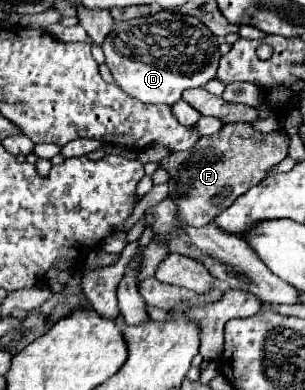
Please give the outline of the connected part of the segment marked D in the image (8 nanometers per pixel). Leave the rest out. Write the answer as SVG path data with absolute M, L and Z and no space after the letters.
M168 16L168 20L164 20L164 22L158 22L158 20L118 22L114 26L114 30L106 36L102 50L106 56L106 66L110 68L110 72L114 76L114 82L128 96L132 96L144 104L168 104L168 106L176 104L186 88L206 86L212 78L216 78L218 62L222 58L216 36L210 34L210 30L206 30L206 26L202 26L202 22L198 22L198 18L190 18L190 16L176 16L176 18Z

